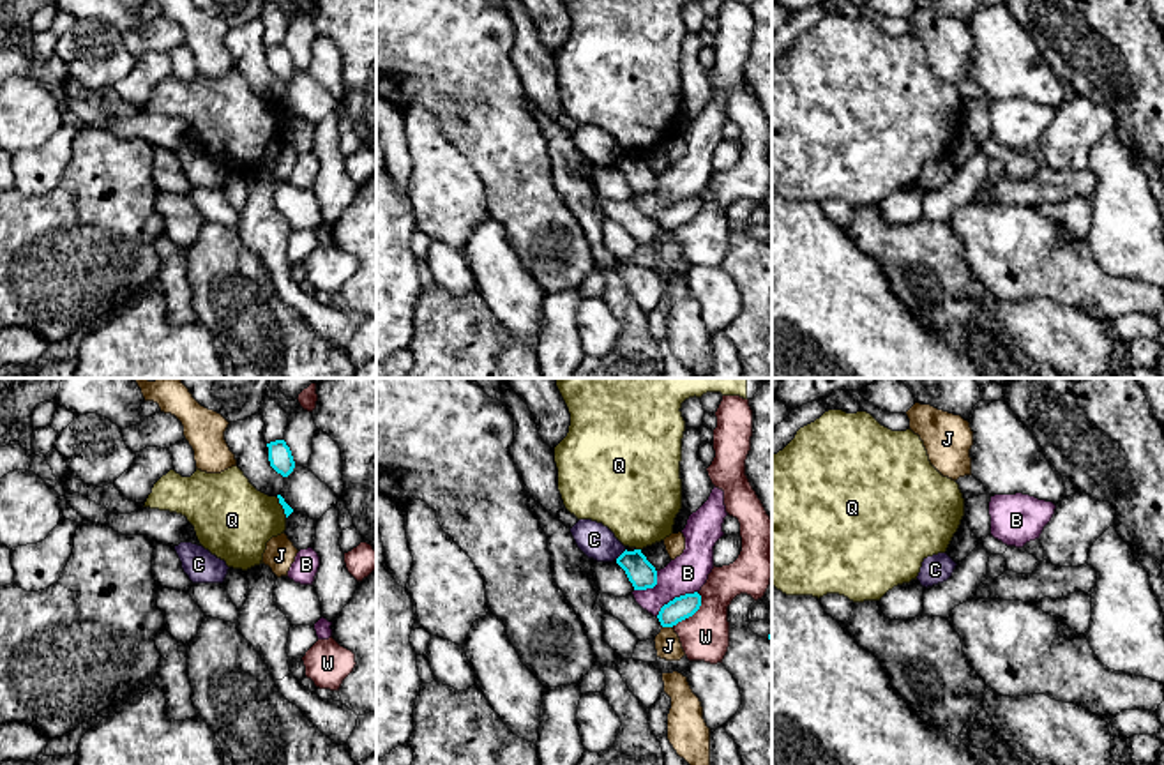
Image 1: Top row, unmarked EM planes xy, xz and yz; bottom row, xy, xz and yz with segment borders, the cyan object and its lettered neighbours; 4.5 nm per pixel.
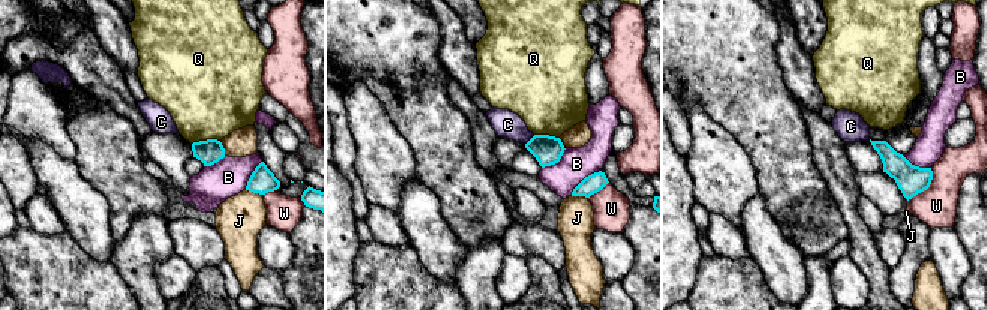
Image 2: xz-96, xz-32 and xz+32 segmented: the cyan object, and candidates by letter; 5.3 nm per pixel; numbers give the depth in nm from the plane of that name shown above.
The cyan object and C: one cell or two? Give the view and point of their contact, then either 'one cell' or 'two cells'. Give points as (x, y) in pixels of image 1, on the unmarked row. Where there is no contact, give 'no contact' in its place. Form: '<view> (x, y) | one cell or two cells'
xz (622, 158) | two cells

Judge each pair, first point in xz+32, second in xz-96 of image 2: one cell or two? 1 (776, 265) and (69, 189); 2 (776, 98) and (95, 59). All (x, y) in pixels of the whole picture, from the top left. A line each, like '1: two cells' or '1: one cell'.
1: one cell
2: two cells

